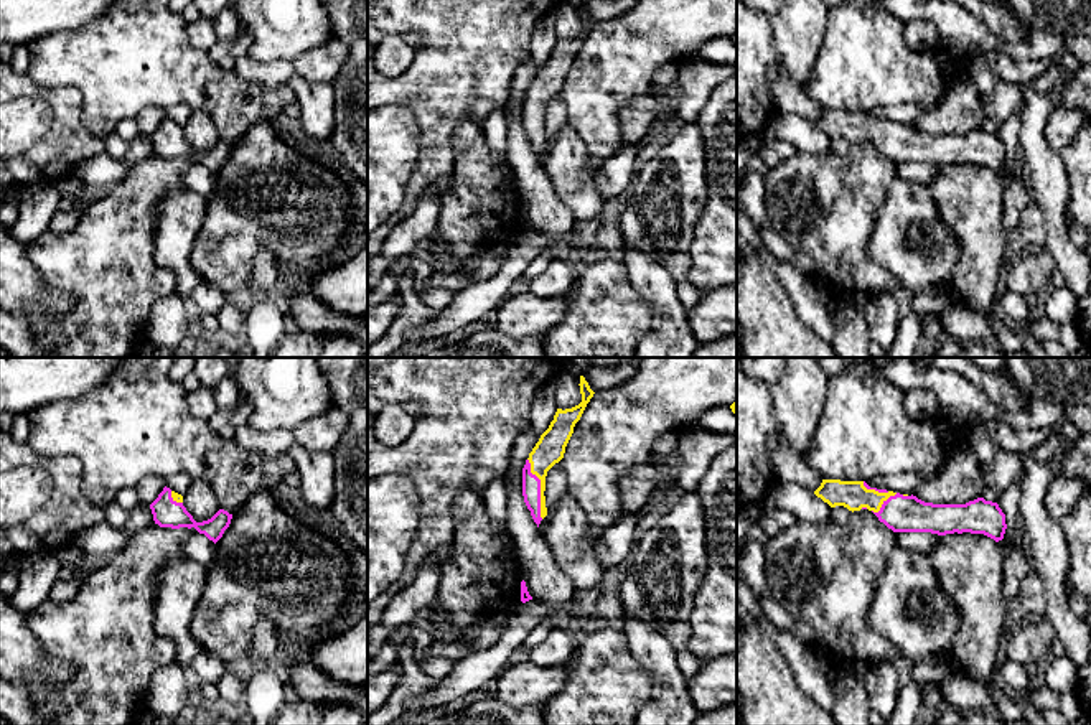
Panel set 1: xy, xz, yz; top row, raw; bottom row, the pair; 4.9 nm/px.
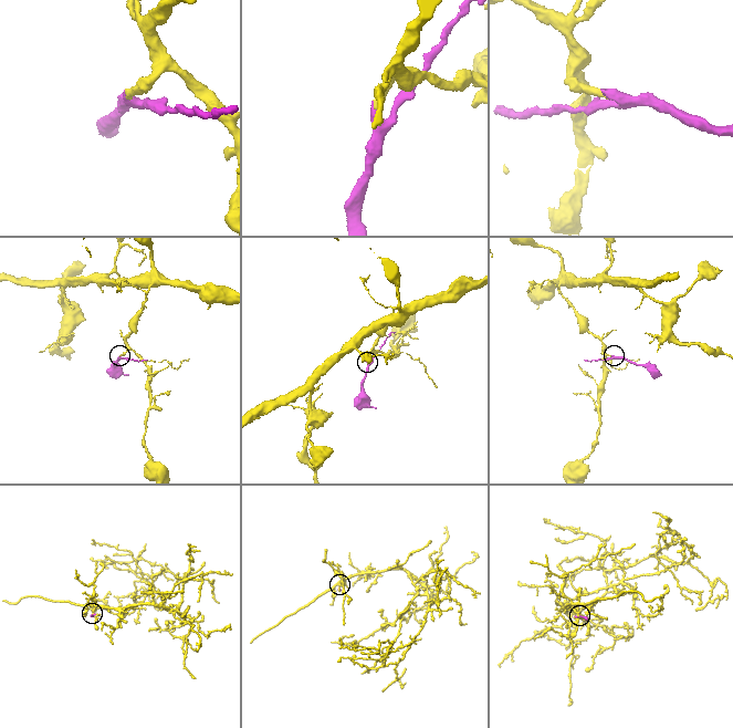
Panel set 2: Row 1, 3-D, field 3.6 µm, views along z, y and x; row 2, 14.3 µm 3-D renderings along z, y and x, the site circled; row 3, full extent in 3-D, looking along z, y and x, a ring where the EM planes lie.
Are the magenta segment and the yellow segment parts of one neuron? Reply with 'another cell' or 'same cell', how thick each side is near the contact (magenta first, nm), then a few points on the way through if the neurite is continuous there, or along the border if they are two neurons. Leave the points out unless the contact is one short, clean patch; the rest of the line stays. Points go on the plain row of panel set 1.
same cell | 100/140 nm | across xz (531, 116), (539, 119), (539, 93), (551, 78)

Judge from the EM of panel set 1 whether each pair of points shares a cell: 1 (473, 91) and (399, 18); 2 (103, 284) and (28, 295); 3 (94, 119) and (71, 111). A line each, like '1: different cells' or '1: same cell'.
1: same cell
2: different cells
3: different cells

